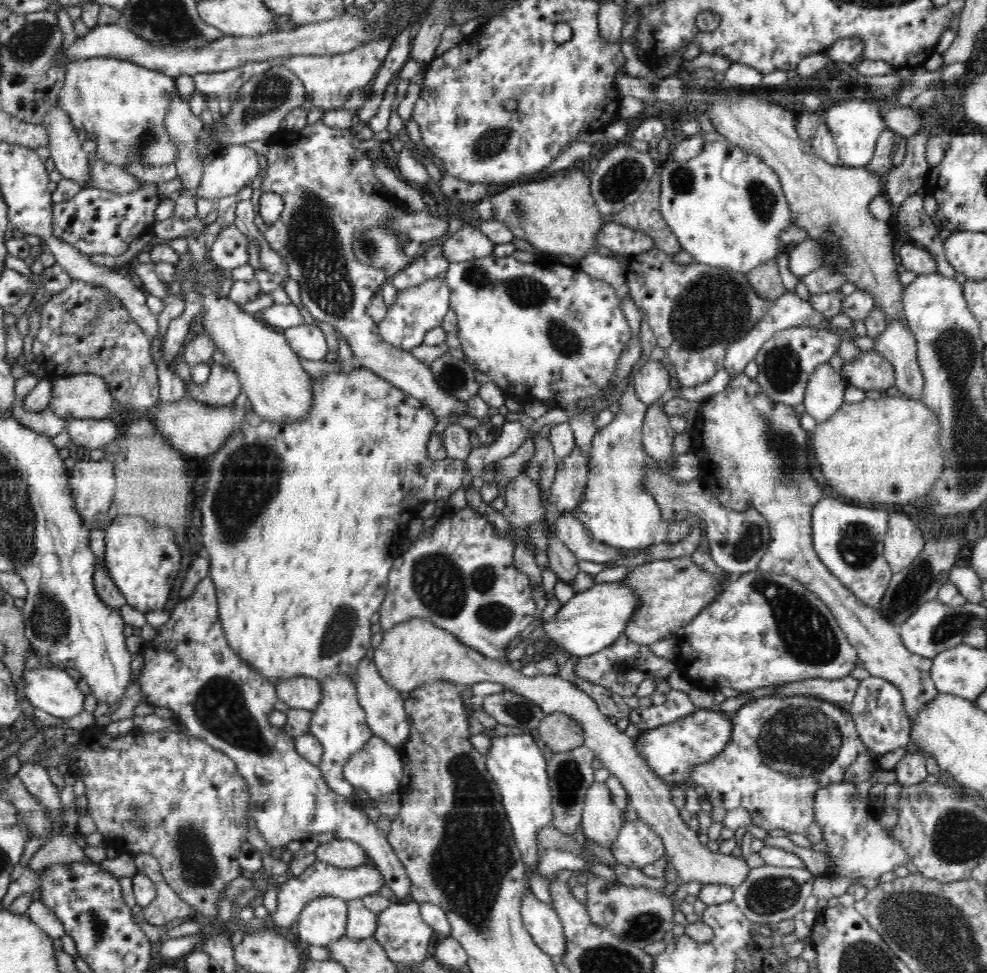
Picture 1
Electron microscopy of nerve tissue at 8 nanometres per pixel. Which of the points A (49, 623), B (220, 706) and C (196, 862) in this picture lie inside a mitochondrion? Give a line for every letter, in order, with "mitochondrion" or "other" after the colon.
A: mitochondrion
B: mitochondrion
C: mitochondrion

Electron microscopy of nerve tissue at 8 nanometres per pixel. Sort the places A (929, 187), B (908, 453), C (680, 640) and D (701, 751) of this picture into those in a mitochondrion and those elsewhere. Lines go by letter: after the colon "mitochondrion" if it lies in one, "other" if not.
A: other
B: other
C: other
D: other

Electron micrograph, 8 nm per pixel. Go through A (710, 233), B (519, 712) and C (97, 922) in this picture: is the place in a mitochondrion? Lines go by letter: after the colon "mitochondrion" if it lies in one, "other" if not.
A: other
B: mitochondrion
C: mitochondrion

